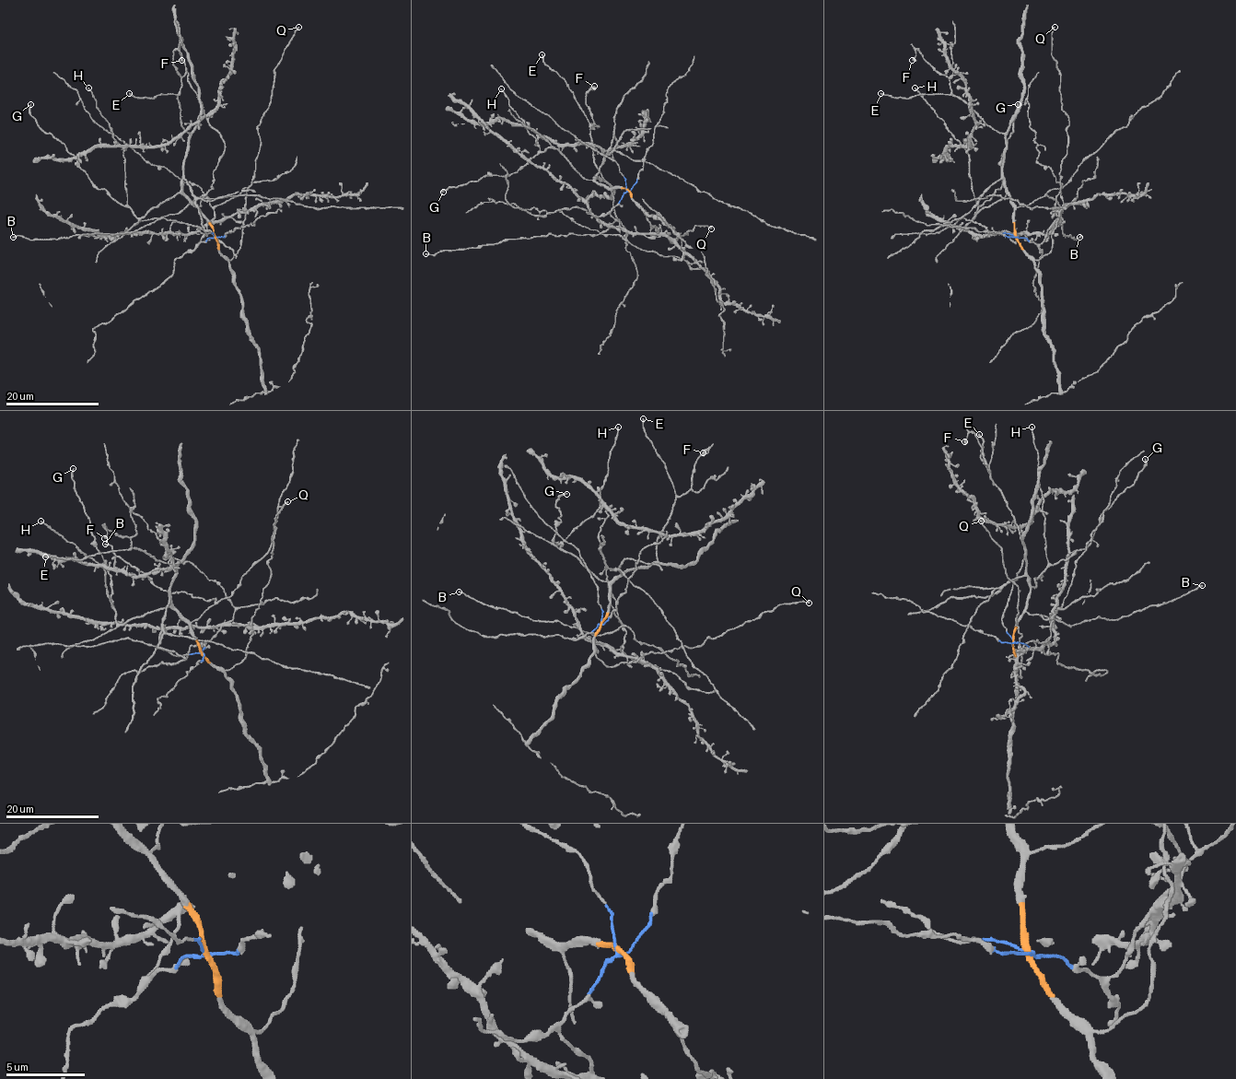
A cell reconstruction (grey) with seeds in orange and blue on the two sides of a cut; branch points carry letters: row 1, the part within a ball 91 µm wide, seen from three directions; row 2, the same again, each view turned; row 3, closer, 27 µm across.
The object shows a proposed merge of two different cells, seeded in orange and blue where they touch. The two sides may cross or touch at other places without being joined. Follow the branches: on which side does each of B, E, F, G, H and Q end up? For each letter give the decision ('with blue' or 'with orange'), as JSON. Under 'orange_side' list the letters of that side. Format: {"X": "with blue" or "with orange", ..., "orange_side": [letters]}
{"B": "with orange", "E": "with orange", "F": "with orange", "G": "with orange", "H": "with orange", "Q": "with orange", "orange_side": ["B", "E", "F", "G", "H", "Q"]}

